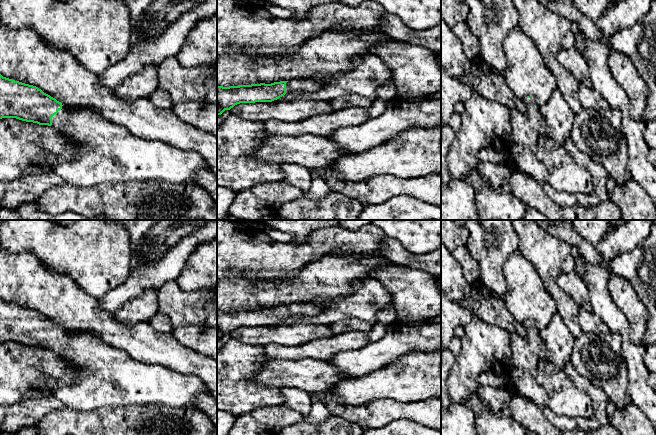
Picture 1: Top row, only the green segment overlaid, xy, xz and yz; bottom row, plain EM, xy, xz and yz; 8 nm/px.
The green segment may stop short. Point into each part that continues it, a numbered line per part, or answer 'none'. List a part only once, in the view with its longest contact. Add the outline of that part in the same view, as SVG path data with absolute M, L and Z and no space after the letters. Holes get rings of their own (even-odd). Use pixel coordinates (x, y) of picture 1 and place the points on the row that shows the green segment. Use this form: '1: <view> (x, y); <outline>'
1: xy (106, 152); M62 105L62 109L52 117L51 127L77 146L71 160L54 158L52 170L70 185L88 188L102 183L129 181L163 181L179 185L189 182L200 169L210 170L207 162L195 151L180 150L157 140L140 138L89 106Z

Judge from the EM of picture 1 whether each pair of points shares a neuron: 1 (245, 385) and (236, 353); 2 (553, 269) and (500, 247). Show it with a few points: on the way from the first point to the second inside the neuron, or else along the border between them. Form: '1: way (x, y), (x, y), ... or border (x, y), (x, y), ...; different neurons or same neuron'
1: way (237, 377), (236, 361); same neuron
2: border (514, 230), (518, 237), (519, 248); different neurons

